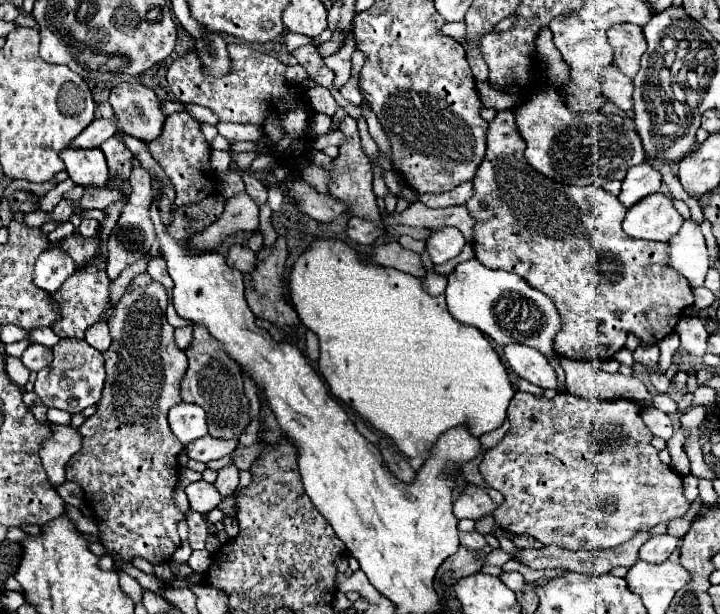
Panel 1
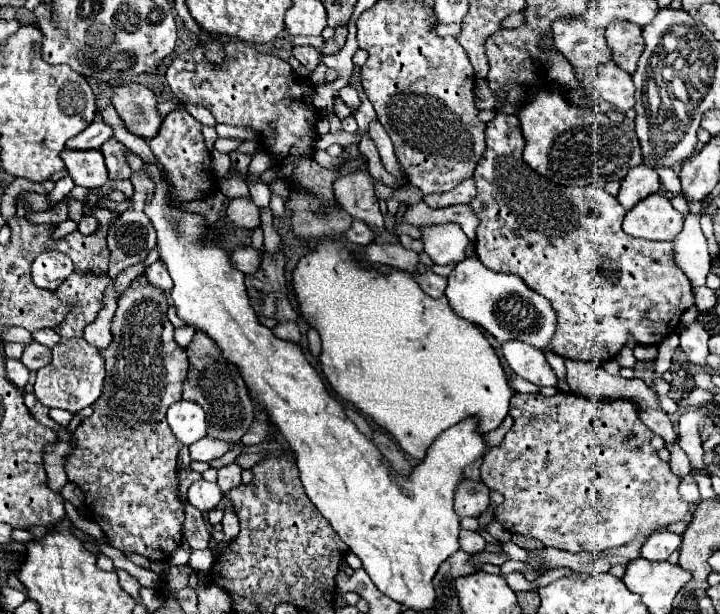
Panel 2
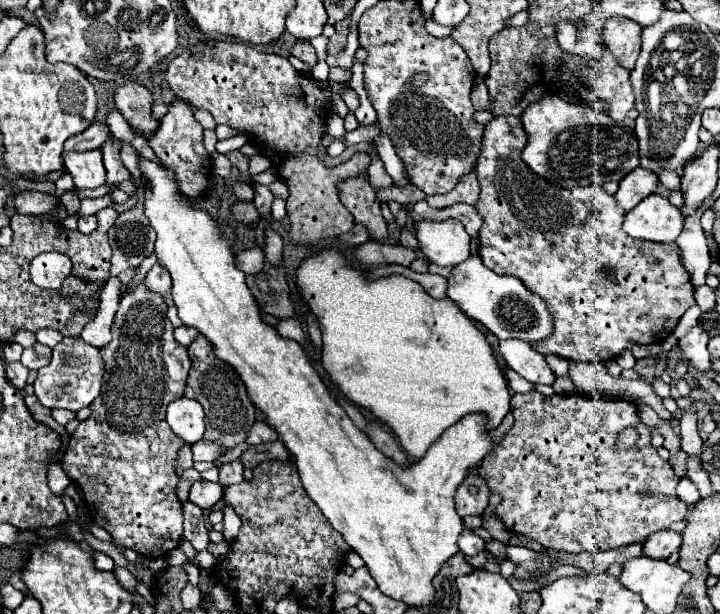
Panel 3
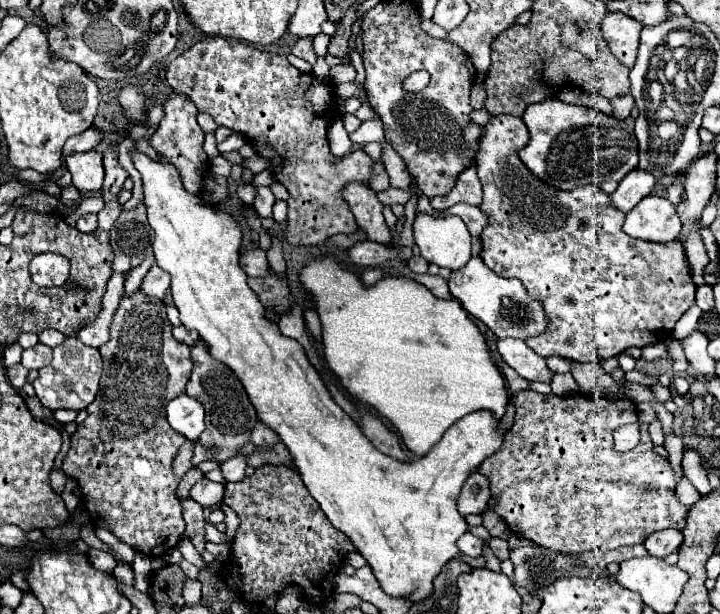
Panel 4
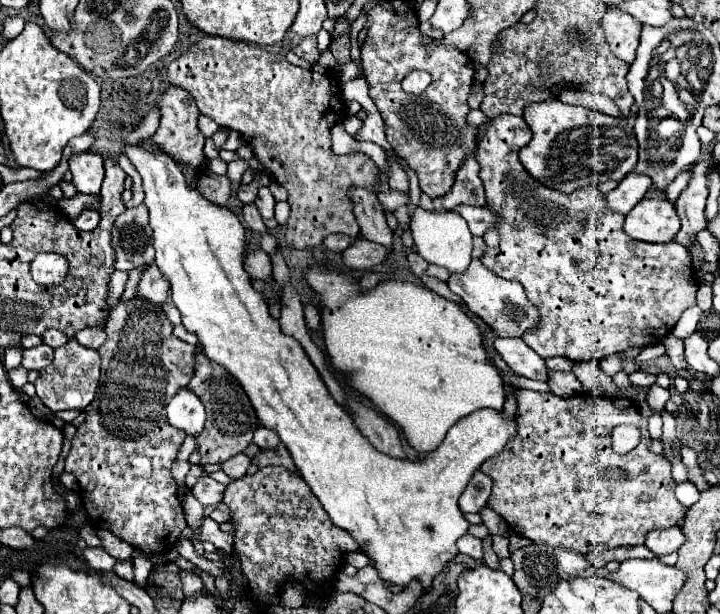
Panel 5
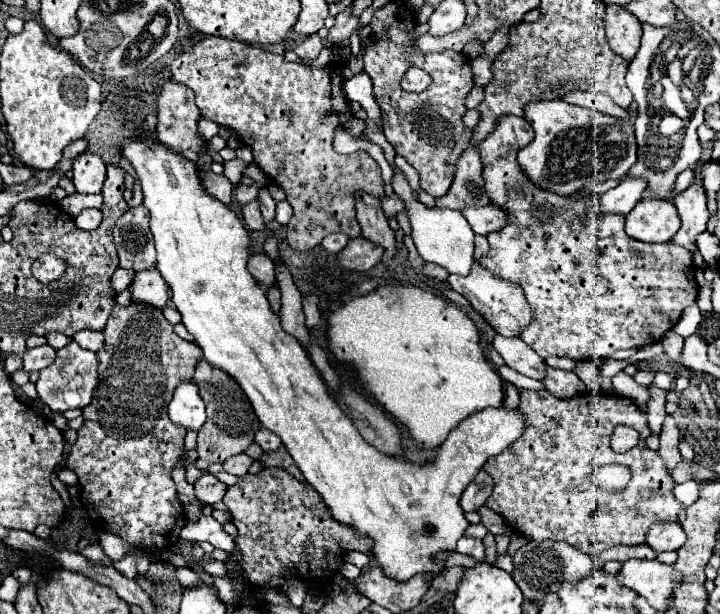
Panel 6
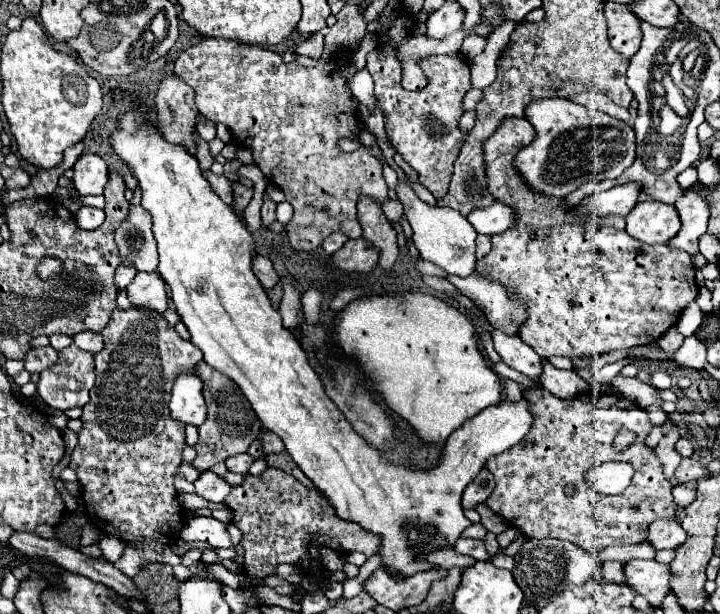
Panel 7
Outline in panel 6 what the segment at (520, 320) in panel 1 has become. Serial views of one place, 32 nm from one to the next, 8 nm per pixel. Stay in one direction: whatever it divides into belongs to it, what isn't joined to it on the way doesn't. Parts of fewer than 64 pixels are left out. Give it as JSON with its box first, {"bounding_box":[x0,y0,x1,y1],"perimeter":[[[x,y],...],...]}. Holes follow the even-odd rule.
{"bounding_box":[448,262,534,336],"perimeter":[[[478,262],[472,264],[472,272],[468,272],[468,276],[458,276],[458,274],[450,274],[448,284],[454,292],[462,294],[470,306],[484,316],[484,320],[502,336],[520,336],[522,330],[534,320],[534,312],[528,304],[528,300],[524,298],[524,292],[518,284],[506,282],[498,276],[494,276],[492,272],[484,270]]]}

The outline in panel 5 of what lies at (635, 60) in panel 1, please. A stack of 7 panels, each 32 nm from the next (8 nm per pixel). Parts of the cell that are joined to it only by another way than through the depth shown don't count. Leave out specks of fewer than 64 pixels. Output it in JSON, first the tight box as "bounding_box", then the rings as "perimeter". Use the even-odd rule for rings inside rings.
{"bounding_box":[602,8,642,64],"perimeter":[[[610,8],[604,14],[602,26],[604,26],[606,42],[614,52],[614,56],[626,64],[632,64],[636,60],[636,48],[640,42],[642,24],[636,18],[628,16],[626,12]]]}

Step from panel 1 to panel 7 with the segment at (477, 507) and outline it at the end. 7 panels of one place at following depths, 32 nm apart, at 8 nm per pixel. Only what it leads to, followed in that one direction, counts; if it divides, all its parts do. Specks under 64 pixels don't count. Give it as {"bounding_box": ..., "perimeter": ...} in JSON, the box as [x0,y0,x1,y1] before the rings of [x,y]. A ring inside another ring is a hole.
{"bounding_box":[462,468,494,508],"perimeter":[[[482,468],[478,472],[478,476],[466,486],[466,490],[462,494],[462,508],[476,508],[478,504],[486,502],[486,498],[492,494],[492,490],[494,490],[492,474],[486,472],[486,468]]]}

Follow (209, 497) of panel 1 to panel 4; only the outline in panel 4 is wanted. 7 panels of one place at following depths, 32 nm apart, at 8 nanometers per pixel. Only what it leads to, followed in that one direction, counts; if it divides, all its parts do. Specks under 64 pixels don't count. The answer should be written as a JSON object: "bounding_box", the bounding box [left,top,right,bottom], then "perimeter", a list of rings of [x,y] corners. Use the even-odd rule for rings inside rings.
{"bounding_box":[190,478,224,508],"perimeter":[[[206,478],[198,480],[190,490],[190,498],[196,500],[202,508],[216,506],[218,502],[222,502],[222,496],[224,496],[224,484],[218,484]]]}

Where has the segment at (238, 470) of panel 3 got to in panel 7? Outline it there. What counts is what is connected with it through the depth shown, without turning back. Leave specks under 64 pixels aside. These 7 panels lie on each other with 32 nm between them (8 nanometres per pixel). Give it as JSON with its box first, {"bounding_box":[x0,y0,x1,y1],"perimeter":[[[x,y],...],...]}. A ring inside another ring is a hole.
{"bounding_box":[224,454,254,474],"perimeter":[[[236,454],[236,456],[230,456],[224,464],[228,468],[228,472],[234,472],[234,474],[248,474],[248,468],[252,466],[254,458],[250,454]]]}

